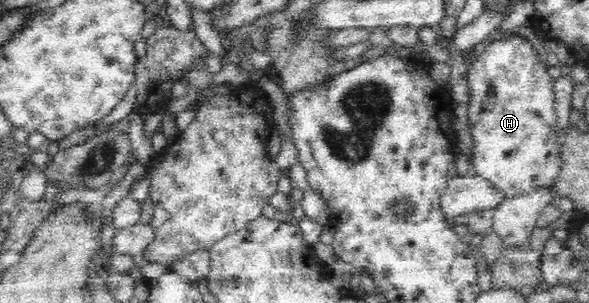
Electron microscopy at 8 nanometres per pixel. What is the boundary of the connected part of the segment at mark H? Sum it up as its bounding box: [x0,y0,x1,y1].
[467,34,561,197]

